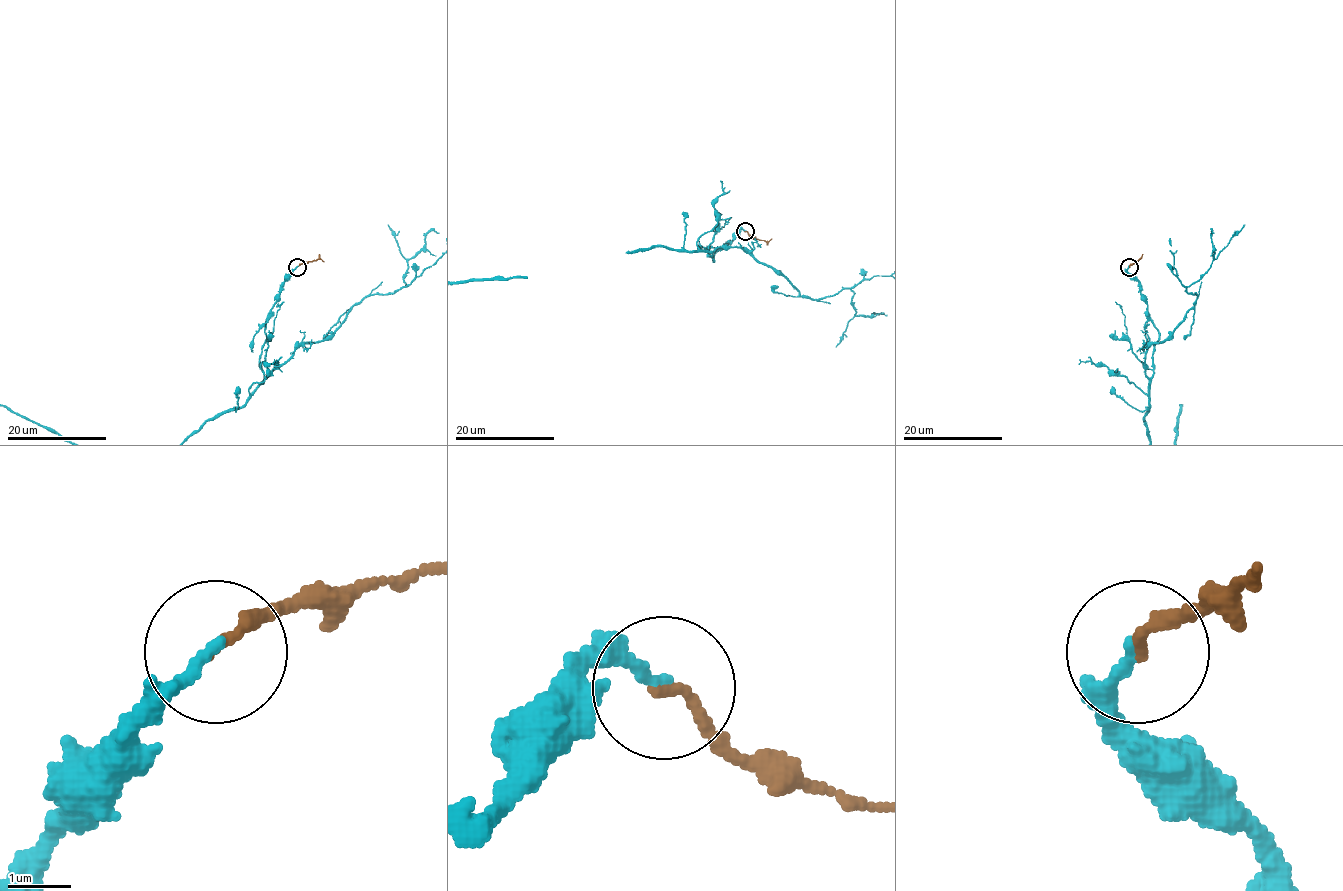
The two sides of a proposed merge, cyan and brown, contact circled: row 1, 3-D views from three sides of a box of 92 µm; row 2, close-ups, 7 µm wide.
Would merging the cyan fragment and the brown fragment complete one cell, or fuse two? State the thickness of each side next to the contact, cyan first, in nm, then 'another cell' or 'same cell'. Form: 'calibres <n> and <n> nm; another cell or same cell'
calibres 190 and 170 nm; same cell

